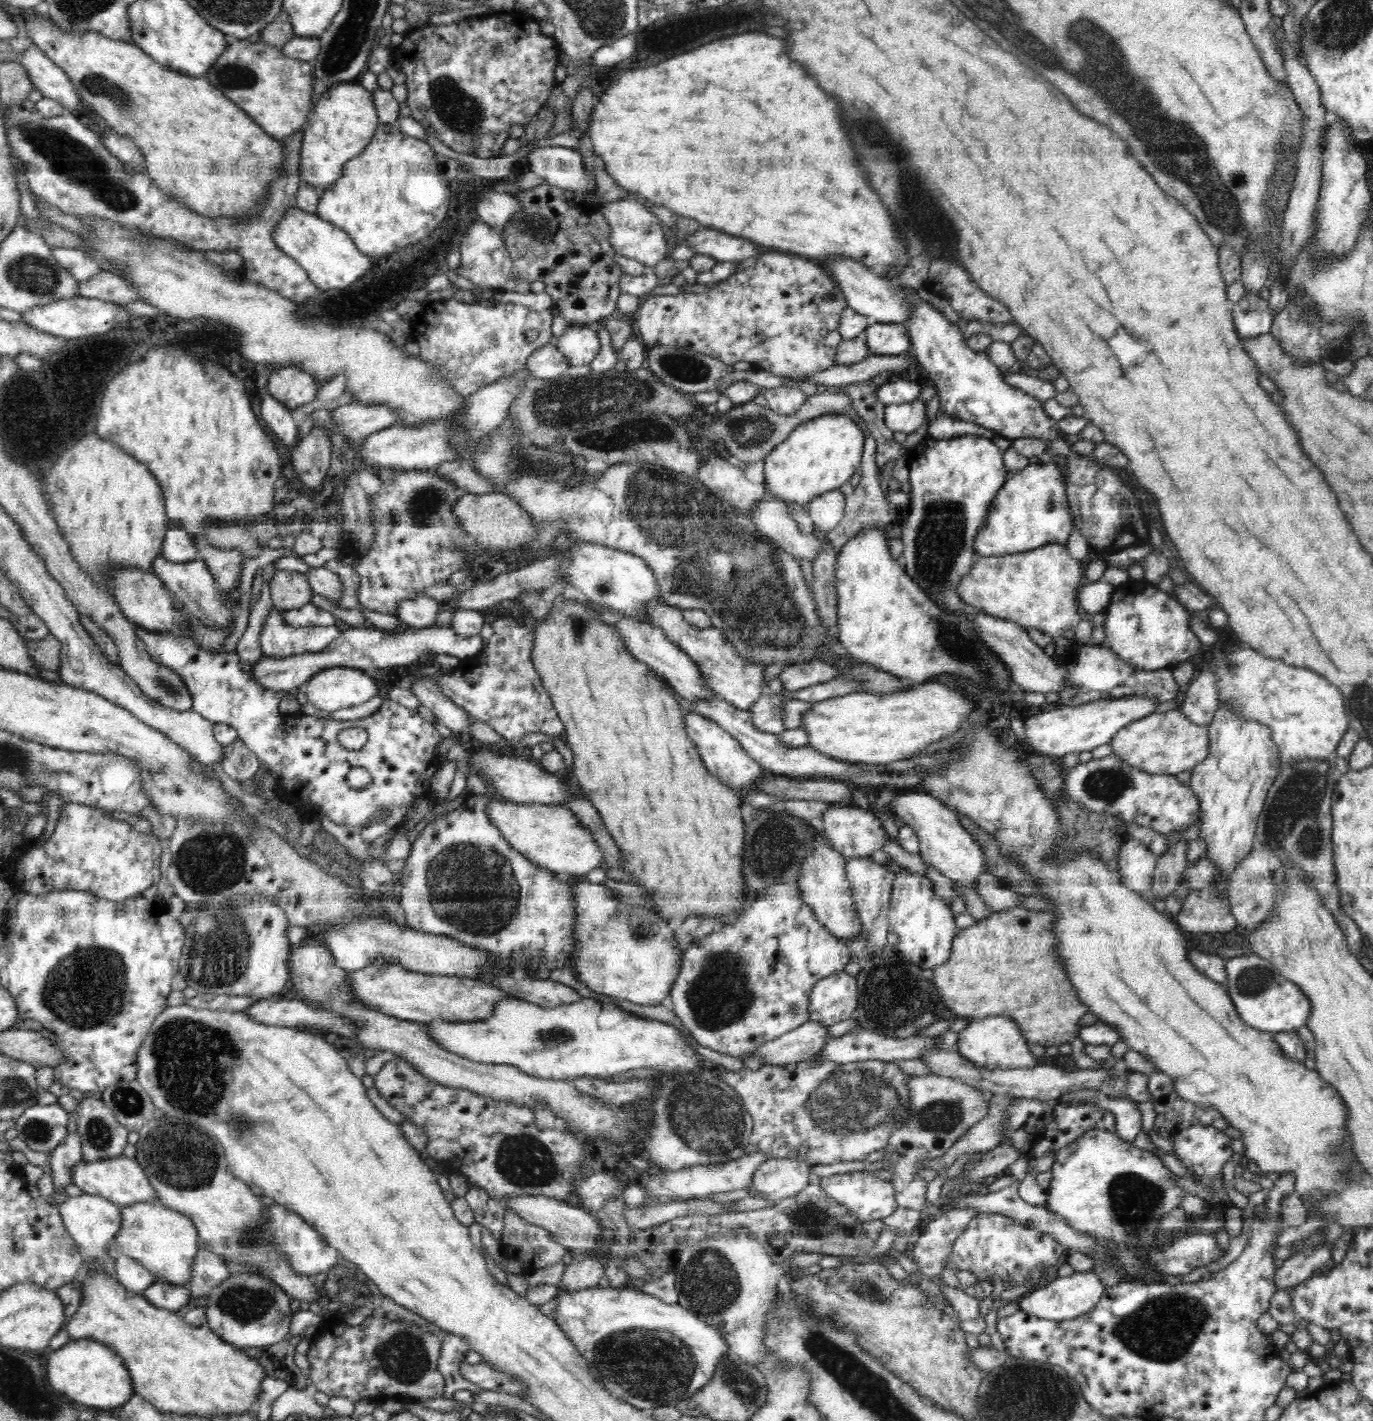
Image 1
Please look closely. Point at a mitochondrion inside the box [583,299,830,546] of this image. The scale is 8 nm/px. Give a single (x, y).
(749, 432)

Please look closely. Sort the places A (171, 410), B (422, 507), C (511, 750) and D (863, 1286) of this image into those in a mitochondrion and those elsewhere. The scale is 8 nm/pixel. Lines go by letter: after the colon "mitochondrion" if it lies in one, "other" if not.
A: other
B: mitochondrion
C: other
D: mitochondrion

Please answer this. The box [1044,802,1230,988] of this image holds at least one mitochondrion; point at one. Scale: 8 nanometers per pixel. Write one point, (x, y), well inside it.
(1073, 839)

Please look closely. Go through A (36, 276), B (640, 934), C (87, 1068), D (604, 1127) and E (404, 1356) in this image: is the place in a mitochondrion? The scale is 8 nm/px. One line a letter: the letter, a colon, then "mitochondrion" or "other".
A: mitochondrion
B: other
C: other
D: other
E: mitochondrion

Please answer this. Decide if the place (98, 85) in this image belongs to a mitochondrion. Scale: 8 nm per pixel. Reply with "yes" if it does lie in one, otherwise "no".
yes

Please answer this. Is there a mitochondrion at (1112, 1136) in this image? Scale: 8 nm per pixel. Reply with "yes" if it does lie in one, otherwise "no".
no

